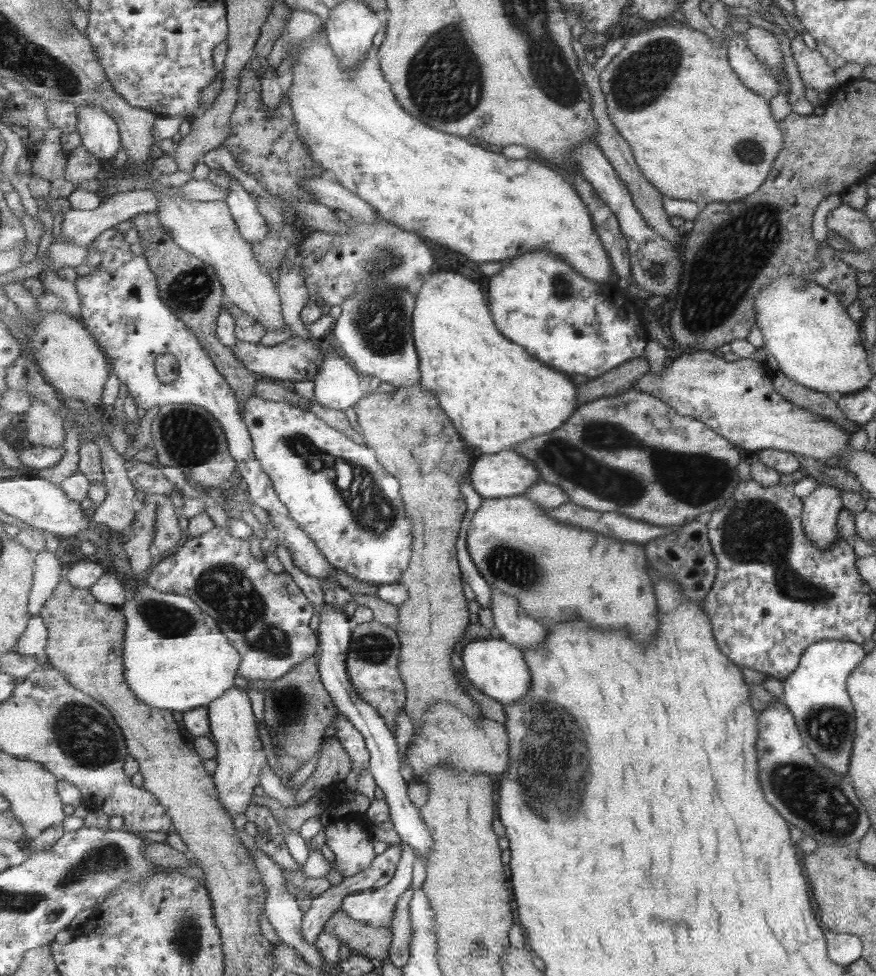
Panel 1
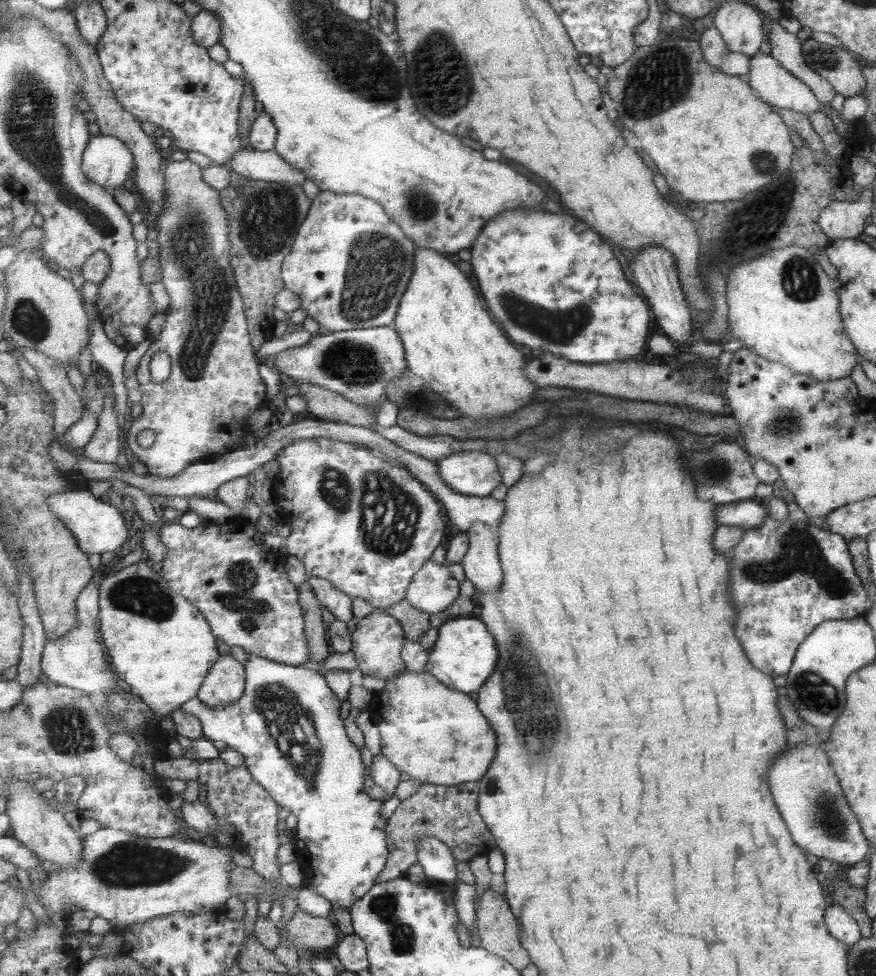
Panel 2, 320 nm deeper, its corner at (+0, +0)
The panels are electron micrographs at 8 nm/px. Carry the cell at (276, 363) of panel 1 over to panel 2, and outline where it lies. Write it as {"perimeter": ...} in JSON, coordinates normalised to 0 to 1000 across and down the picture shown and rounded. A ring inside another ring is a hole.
{"perimeter":[[[450,334],[357,342],[348,353],[326,358],[312,365],[309,375],[318,382],[333,386],[338,393],[370,395],[410,416],[428,418],[441,409],[445,391],[467,382],[460,347]]]}

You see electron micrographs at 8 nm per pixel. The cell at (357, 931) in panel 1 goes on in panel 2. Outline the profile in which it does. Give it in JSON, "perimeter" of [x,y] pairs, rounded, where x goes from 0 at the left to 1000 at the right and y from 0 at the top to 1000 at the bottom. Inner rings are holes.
{"perimeter":[[[340,930],[336,934],[333,942],[328,944],[322,949],[322,958],[331,964],[337,971],[349,975],[362,974],[363,972],[371,972],[382,969],[390,960],[382,943],[378,944],[376,941],[356,939],[355,936],[350,936],[350,934],[347,934]]]}

